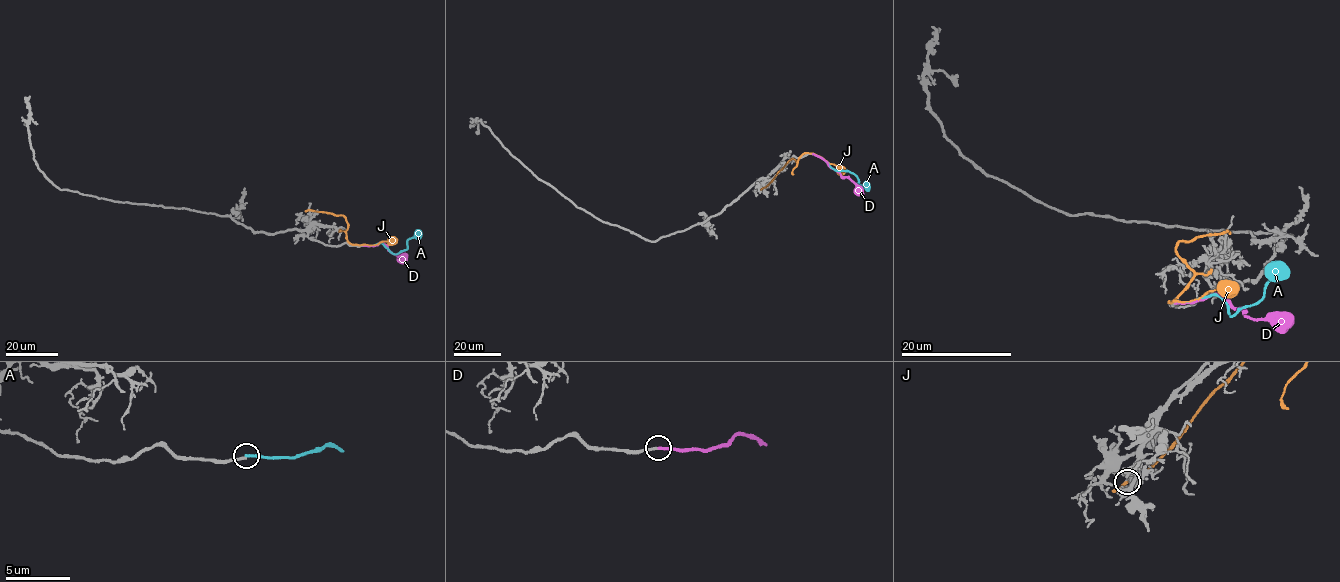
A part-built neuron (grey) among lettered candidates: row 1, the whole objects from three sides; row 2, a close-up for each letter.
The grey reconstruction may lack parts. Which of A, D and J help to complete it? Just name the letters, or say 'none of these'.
D

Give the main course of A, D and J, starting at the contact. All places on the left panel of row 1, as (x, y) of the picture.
A: (363, 245), (382, 243), (397, 254), (406, 250), (407, 241), (420, 230)
D: (363, 245), (383, 243), (390, 251), (406, 257)
J: (309, 210), (342, 215), (348, 225), (347, 240), (352, 244), (373, 245), (390, 241), (393, 243), (394, 240)

